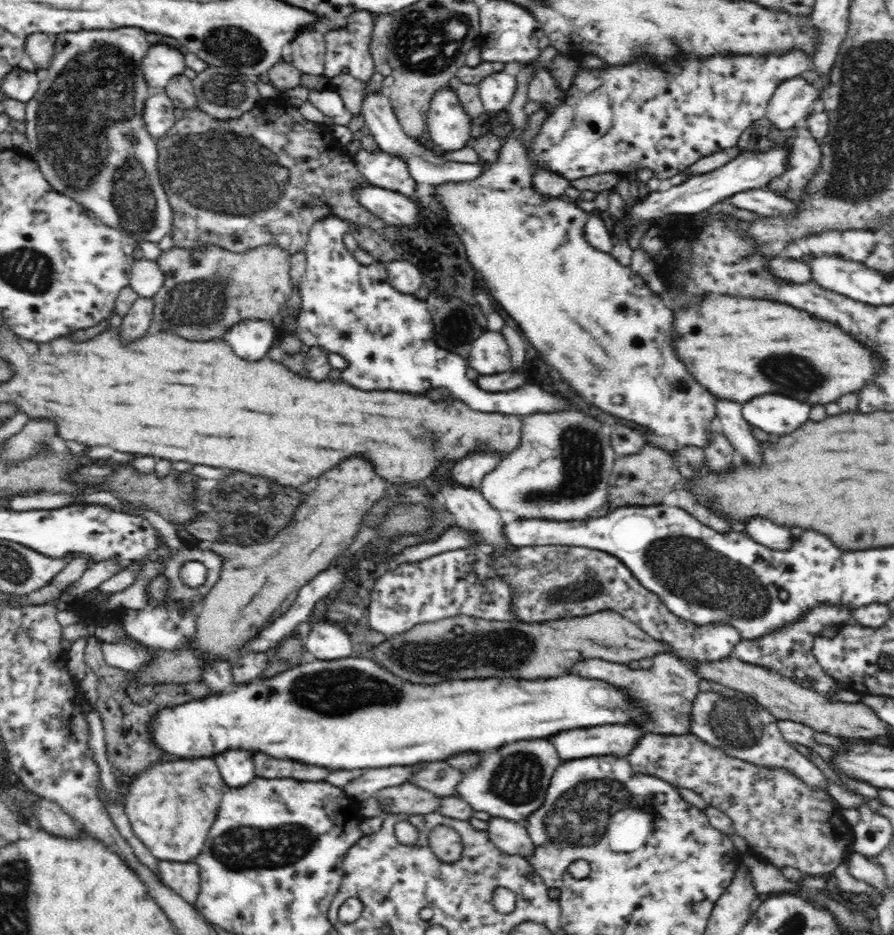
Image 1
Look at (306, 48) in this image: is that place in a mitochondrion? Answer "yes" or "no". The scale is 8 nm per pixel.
no

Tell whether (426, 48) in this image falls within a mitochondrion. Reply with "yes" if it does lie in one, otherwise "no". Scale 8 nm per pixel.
yes

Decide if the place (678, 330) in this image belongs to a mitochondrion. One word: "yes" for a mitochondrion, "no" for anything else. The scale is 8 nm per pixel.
no

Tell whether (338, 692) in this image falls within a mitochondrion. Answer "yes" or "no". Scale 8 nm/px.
yes

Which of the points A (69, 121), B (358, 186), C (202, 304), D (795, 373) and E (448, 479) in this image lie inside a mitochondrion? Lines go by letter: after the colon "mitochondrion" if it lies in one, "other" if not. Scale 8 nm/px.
A: mitochondrion
B: other
C: mitochondrion
D: mitochondrion
E: other

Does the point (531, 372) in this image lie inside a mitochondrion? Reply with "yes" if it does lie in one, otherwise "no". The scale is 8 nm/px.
no

